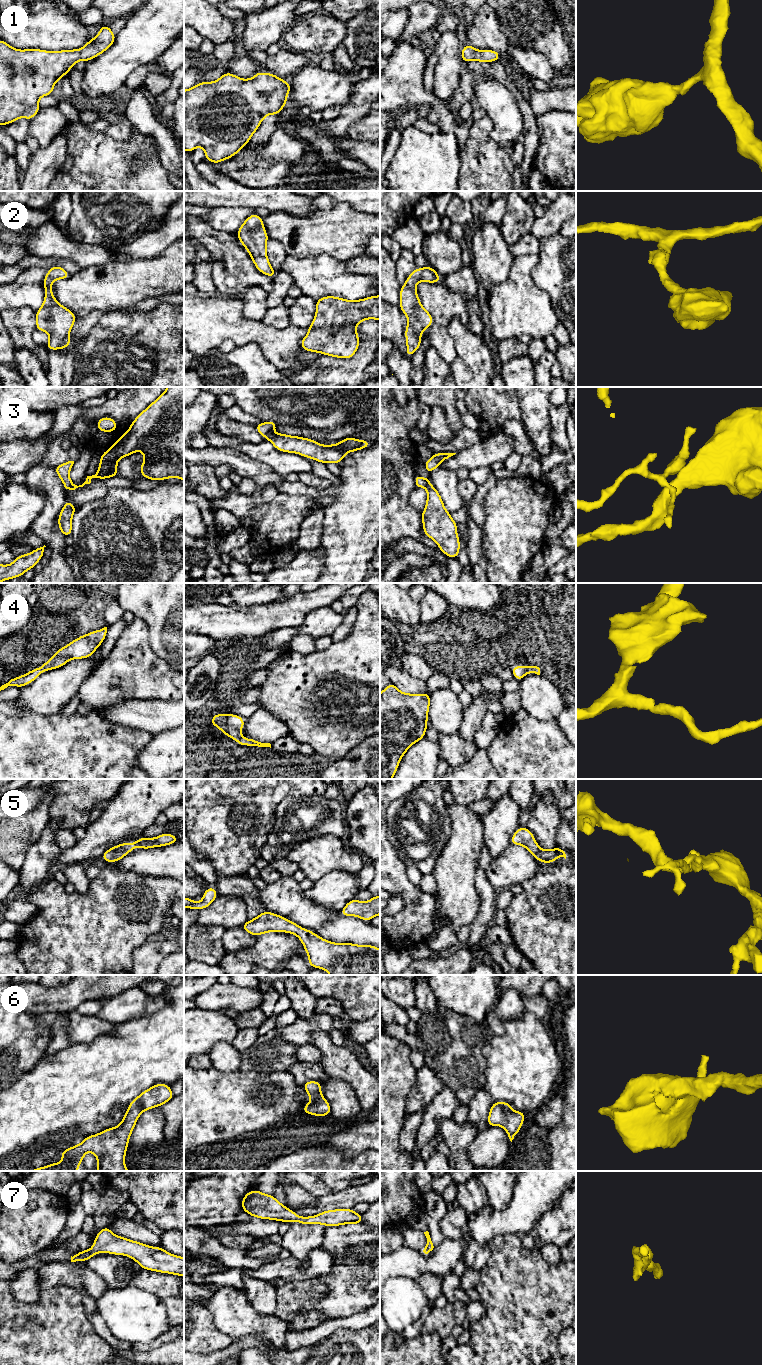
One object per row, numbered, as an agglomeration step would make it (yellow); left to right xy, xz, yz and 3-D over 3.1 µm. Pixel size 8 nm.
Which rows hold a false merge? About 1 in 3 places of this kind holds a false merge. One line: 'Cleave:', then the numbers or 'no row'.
Cleave: 3

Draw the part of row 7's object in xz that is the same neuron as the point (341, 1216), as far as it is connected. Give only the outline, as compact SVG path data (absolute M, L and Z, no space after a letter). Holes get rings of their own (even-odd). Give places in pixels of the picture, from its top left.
M255 1189L243 1196L242 1211L260 1219L298 1222L304 1225L322 1224L329 1227L363 1222L363 1215L354 1212L353 1209L345 1208L322 1211L315 1216L298 1216L294 1211L281 1204L273 1195L264 1194Z

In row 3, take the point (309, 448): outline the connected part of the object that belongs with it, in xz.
M271 432L265 434L264 439L269 440L280 452L297 453L319 463L339 464L348 452L371 446L371 442L368 440L358 440L351 437L341 439L340 444L333 445L318 444L313 439Z

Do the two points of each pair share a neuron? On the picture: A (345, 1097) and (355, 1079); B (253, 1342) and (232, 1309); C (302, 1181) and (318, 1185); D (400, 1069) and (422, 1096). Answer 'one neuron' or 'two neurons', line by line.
A: two neurons
B: two neurons
C: one neuron
D: two neurons

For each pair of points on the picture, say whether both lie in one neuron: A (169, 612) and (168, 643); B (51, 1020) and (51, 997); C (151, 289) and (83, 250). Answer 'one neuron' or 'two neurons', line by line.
A: one neuron
B: two neurons
C: two neurons

